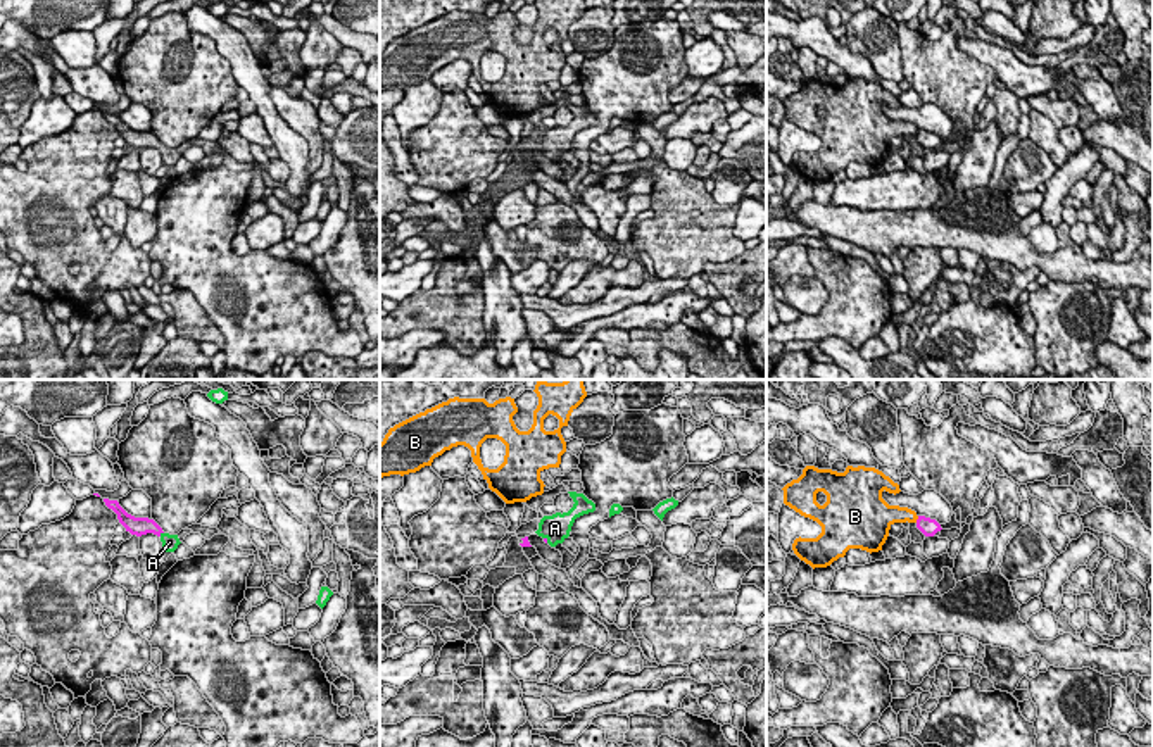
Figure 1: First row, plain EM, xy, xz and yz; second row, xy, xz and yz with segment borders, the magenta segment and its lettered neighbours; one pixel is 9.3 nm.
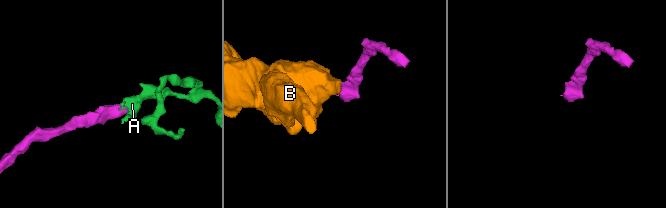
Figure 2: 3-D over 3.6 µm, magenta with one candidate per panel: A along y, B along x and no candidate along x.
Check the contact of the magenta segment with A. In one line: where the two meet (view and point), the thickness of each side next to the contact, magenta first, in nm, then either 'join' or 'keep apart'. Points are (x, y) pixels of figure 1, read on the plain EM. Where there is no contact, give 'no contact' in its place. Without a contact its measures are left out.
meets magenta in xy at (161, 145); 170 nm thick on the magenta side, 160 nm on the other; join

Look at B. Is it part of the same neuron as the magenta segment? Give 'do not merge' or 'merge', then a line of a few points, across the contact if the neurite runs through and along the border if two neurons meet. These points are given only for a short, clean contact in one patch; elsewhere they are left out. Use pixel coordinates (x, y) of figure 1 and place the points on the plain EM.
do not merge; line yz (919, 130), (915, 135)

